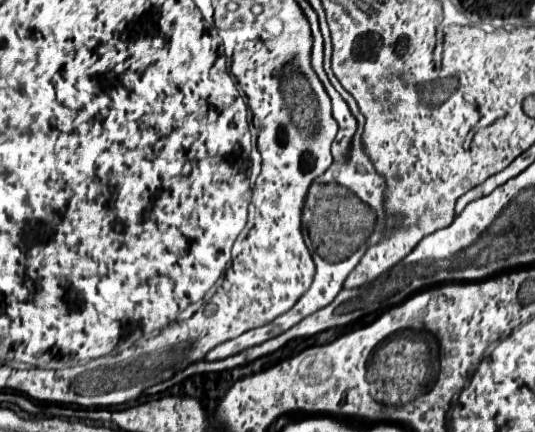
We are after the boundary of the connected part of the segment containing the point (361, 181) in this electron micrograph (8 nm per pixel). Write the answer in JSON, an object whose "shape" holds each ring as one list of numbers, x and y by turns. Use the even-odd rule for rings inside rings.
{"shape":[[326,35,326,37,324,37,324,71,326,71,328,79,330,79,330,83,334,85,334,89,336,89,336,91,342,95,342,99,348,103,352,115,354,115,356,121,358,121,358,129,356,129,356,133,354,133,354,137,352,137,352,145,350,145,350,149,348,149,346,159,344,159,344,161,334,161,332,167,330,167,320,179,316,179,316,181,334,181,336,184,348,187,348,189,350,189,366,207,370,207,372,213,376,215,376,221,374,221,372,227,384,227,386,221,384,221,384,213,382,213,382,191,384,191,384,185,386,185,386,183,384,183,384,179,376,173,374,165,370,163,368,155,364,153,364,147,362,147,362,133,365,125,364,116,358,111,358,105,356,105,354,97,352,97,348,91,344,91,342,85,338,83,338,79,334,77,334,73,332,73,332,69,330,69,330,57,332,57,332,43,330,43,330,35]]}

